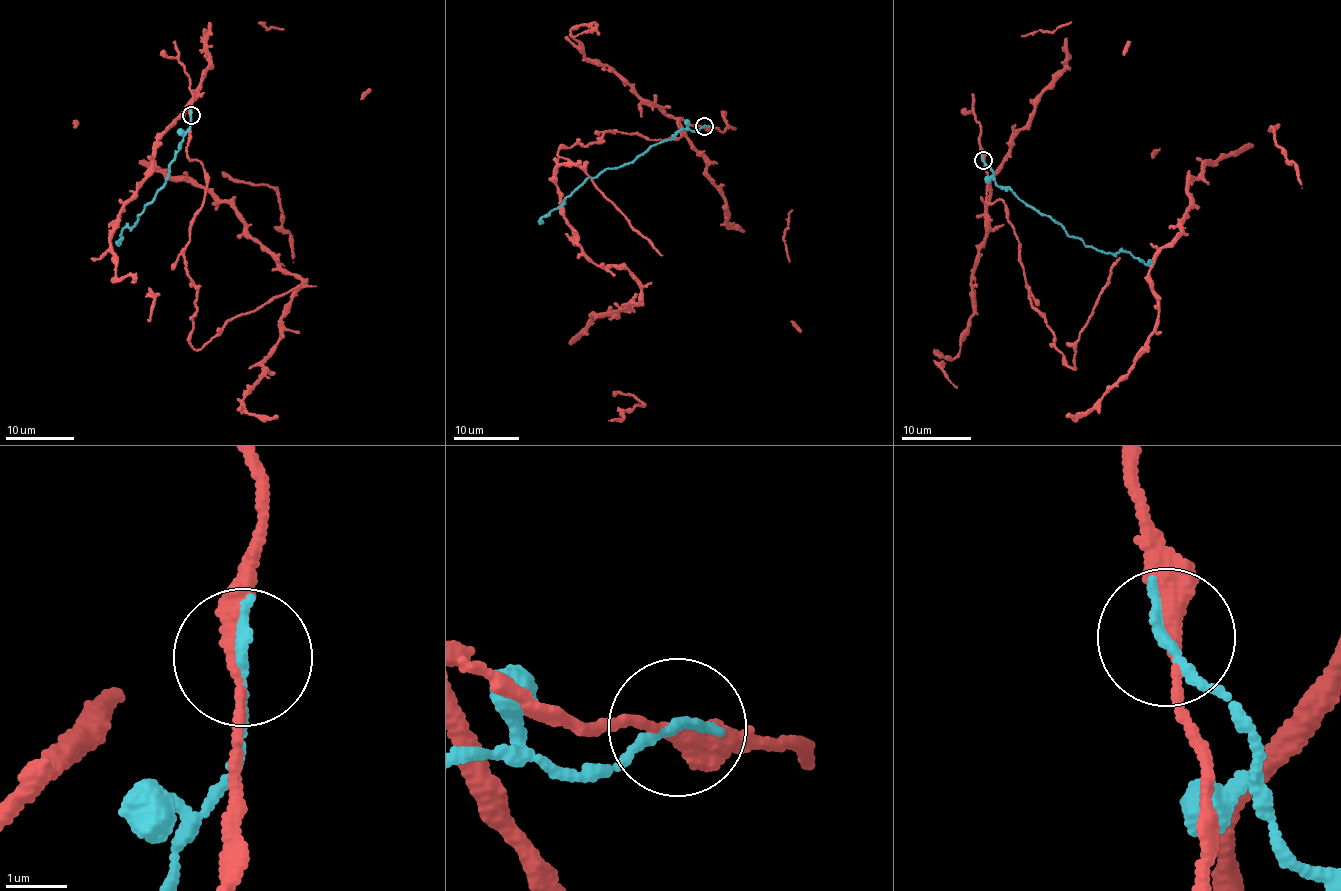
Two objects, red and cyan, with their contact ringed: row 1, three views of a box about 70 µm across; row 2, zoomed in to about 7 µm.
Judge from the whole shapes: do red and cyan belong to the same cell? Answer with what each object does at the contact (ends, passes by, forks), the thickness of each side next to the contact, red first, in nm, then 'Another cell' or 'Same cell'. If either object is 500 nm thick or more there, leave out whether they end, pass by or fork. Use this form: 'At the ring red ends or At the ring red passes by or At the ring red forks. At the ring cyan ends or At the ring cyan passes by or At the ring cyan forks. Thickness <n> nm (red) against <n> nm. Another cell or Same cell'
At the ring red passes by. At the ring cyan ends. Thickness 280 nm (red) against 190 nm. Another cell

